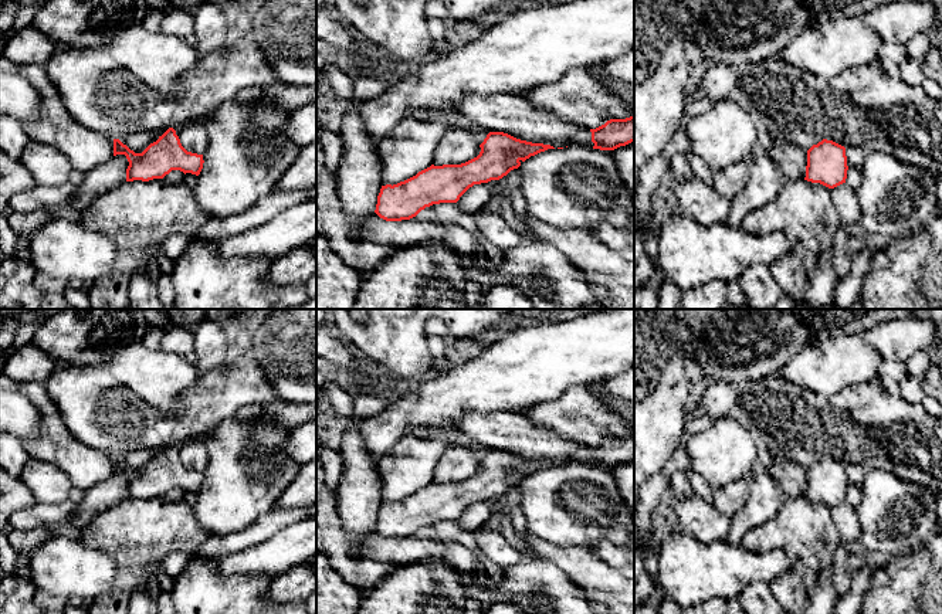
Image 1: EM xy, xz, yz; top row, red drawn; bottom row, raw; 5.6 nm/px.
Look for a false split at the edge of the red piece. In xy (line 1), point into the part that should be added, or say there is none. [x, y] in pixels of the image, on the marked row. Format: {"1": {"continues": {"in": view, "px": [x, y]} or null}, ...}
{"1": {"continues": null}}

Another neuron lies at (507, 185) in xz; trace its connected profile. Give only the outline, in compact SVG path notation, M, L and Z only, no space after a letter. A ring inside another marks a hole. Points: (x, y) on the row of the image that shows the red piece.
M519 167L511 170L506 176L504 176L502 179L499 179L498 182L498 191L504 199L511 197L511 193L515 189L521 187L521 173L519 173Z

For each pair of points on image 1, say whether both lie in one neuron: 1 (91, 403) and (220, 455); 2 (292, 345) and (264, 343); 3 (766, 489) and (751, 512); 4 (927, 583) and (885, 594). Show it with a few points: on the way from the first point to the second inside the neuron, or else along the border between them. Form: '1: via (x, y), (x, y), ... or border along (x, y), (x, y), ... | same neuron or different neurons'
1: border along (234, 417), (226, 417), (204, 437) | different neurons
2: via (285, 345), (271, 343) | same neuron
3: via (765, 495), (756, 506) | same neuron
4: via (917, 593), (895, 594) | same neuron

